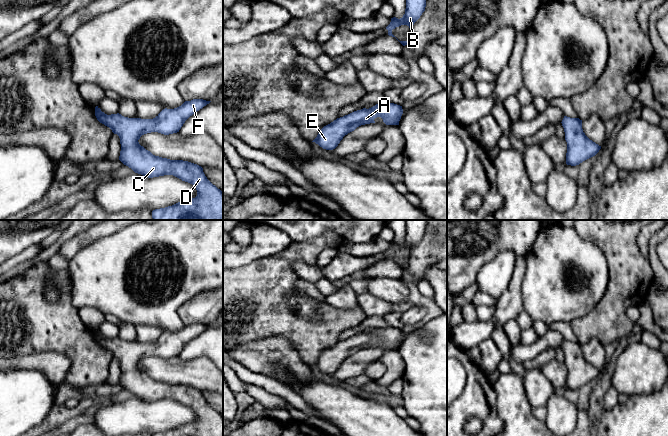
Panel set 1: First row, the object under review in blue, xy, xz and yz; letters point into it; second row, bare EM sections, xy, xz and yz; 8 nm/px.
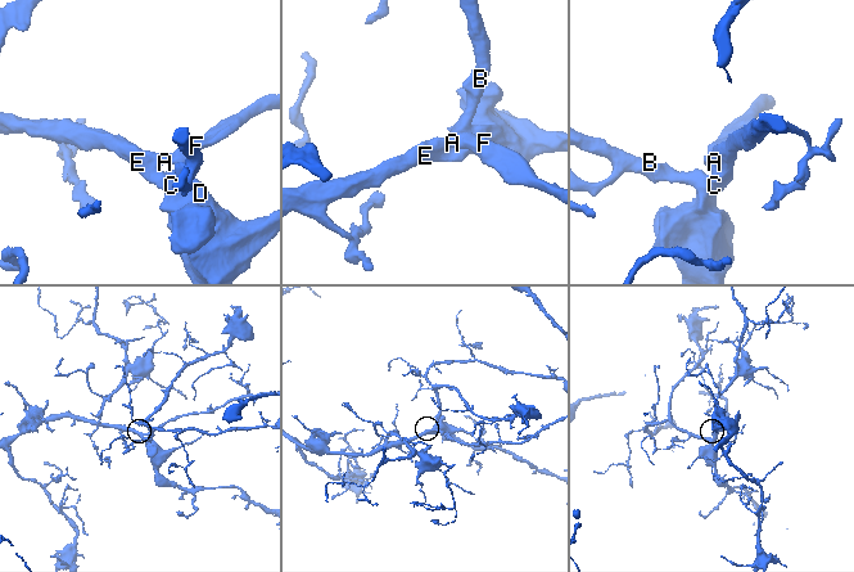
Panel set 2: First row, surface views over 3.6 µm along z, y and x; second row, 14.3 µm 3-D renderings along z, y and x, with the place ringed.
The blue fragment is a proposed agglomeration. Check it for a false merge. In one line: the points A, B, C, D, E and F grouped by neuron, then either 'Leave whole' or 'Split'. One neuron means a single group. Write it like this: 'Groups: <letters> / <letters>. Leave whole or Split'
Groups: A B C D E F. Leave whole

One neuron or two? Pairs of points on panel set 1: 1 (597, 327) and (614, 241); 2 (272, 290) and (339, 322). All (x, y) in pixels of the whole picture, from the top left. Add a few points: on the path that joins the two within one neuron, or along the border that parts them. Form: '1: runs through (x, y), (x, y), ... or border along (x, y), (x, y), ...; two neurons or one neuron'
1: runs through (613, 306), (618, 298), (618, 262); one neuron
2: runs through (281, 309), (297, 325), (320, 325); one neuron

